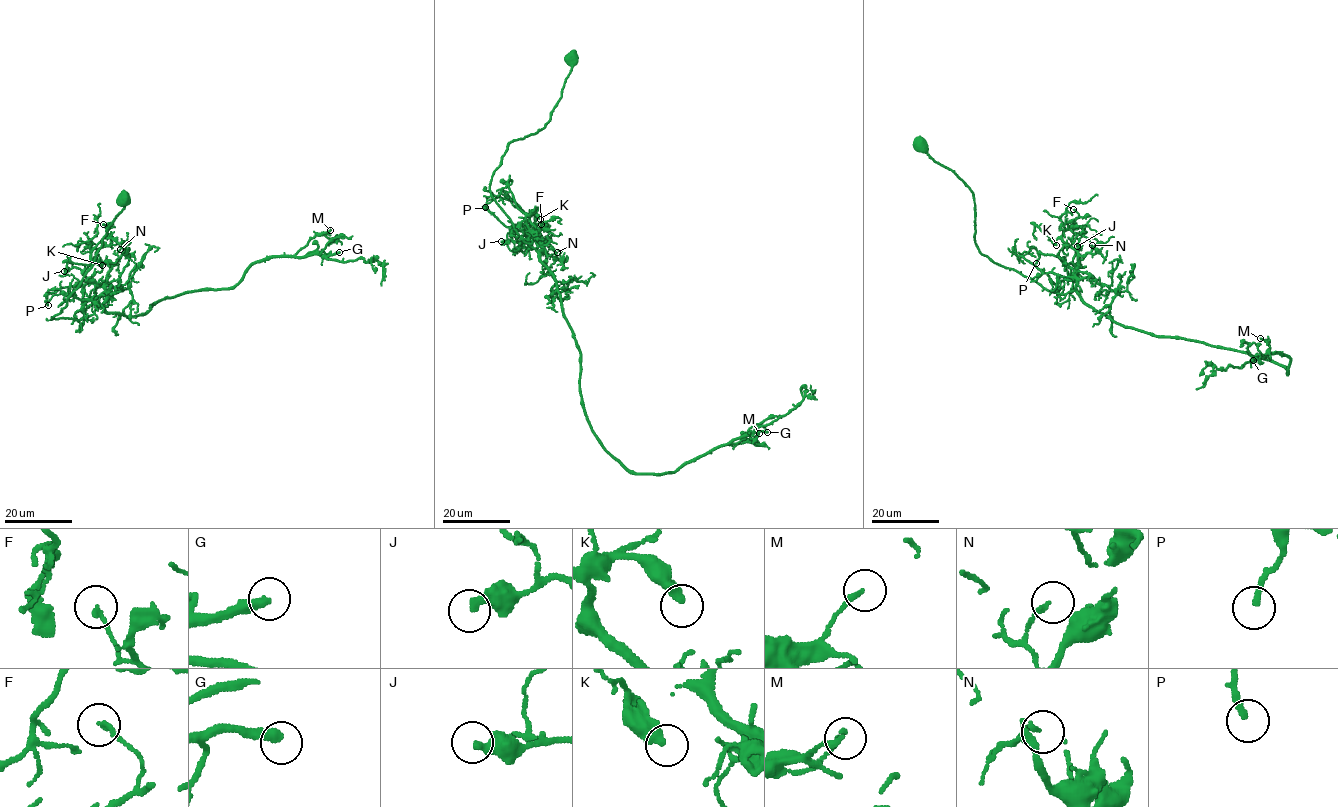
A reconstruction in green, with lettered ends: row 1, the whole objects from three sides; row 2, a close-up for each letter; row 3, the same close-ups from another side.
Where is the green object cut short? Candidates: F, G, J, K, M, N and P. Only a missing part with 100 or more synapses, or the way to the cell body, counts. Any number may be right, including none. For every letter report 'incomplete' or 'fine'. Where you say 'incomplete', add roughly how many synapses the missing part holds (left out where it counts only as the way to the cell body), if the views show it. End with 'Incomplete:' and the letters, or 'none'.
F: fine
G: incomplete | 100 syn
J: fine
K: fine
M: fine
N: fine
P: fine
Incomplete: G

